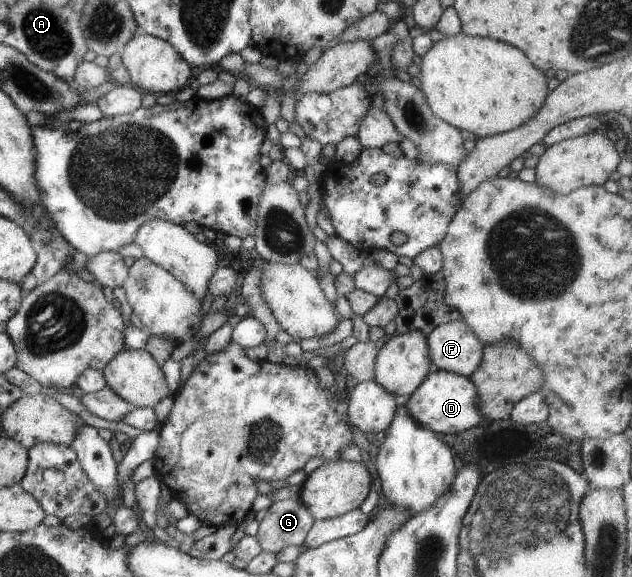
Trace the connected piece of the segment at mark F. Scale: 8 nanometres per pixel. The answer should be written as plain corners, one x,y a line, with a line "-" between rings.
463,319
439,324
427,341
435,369
470,378
481,363
484,345

